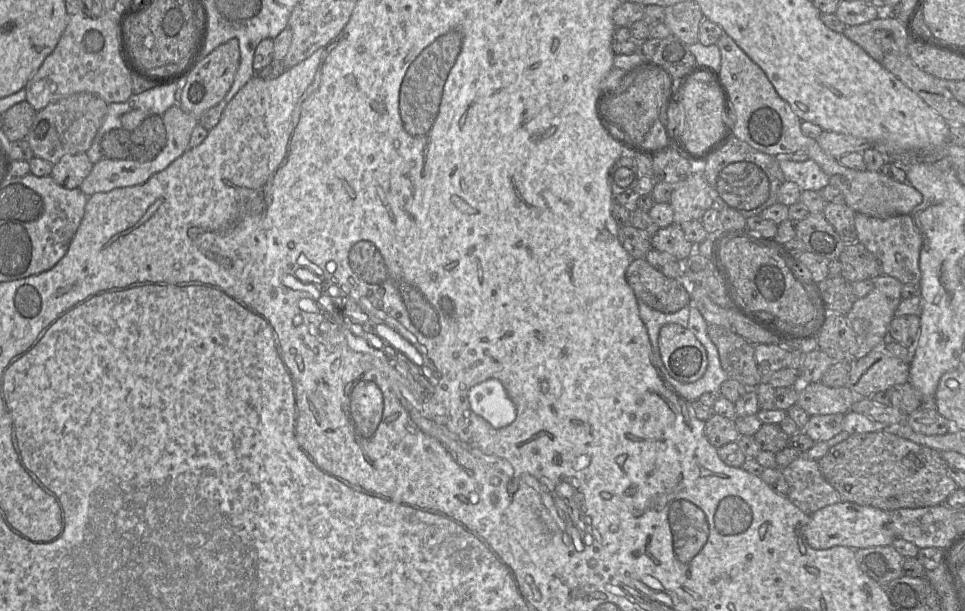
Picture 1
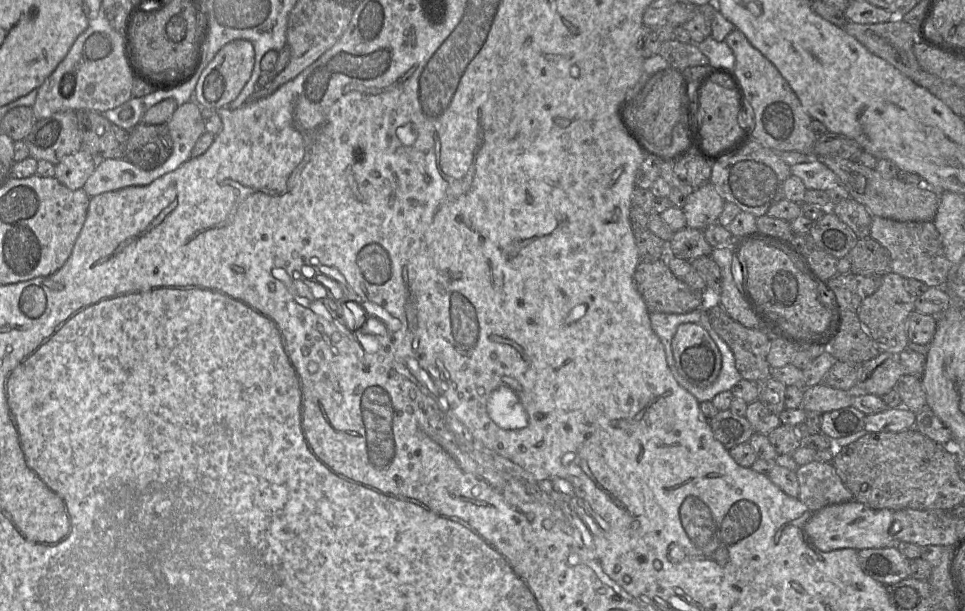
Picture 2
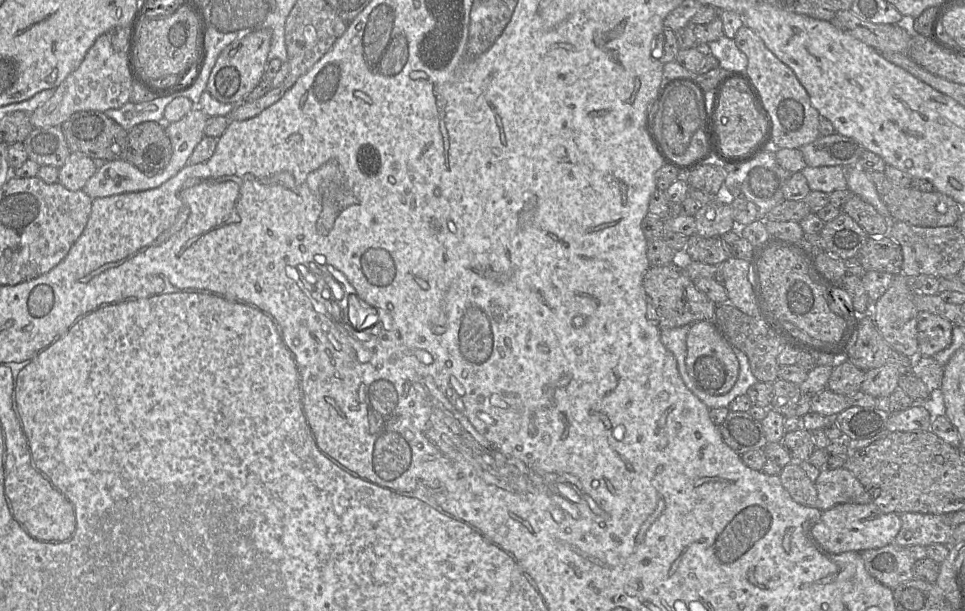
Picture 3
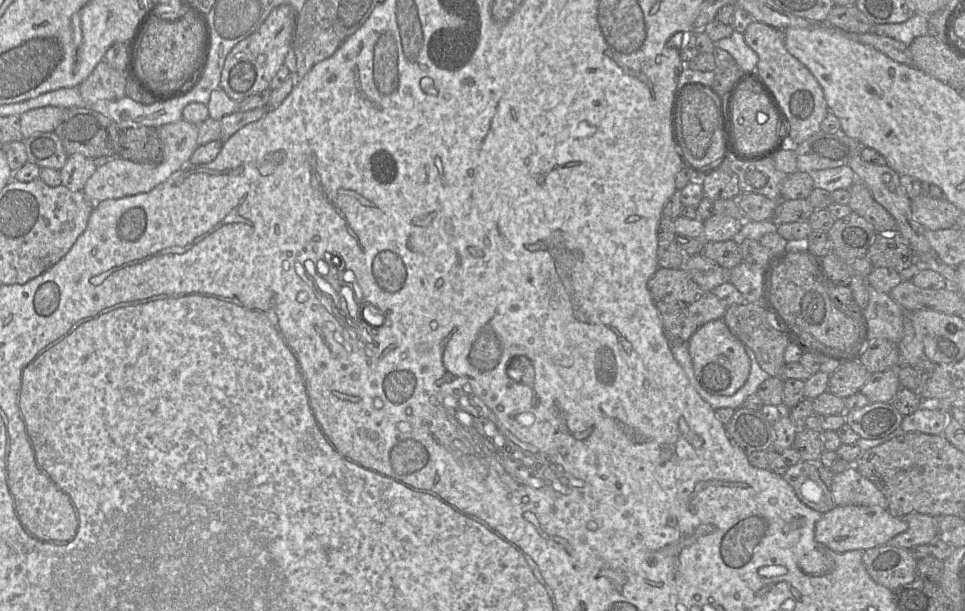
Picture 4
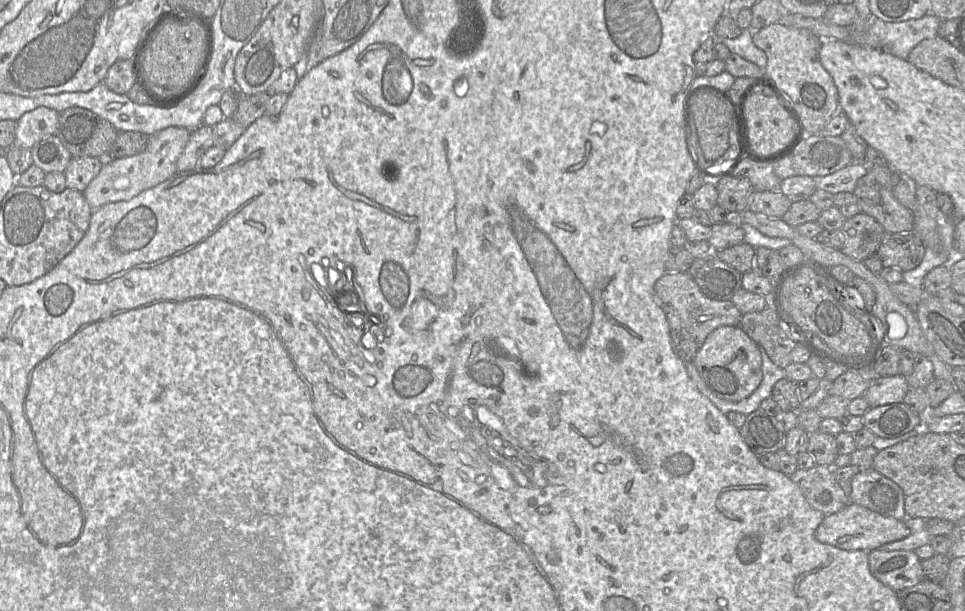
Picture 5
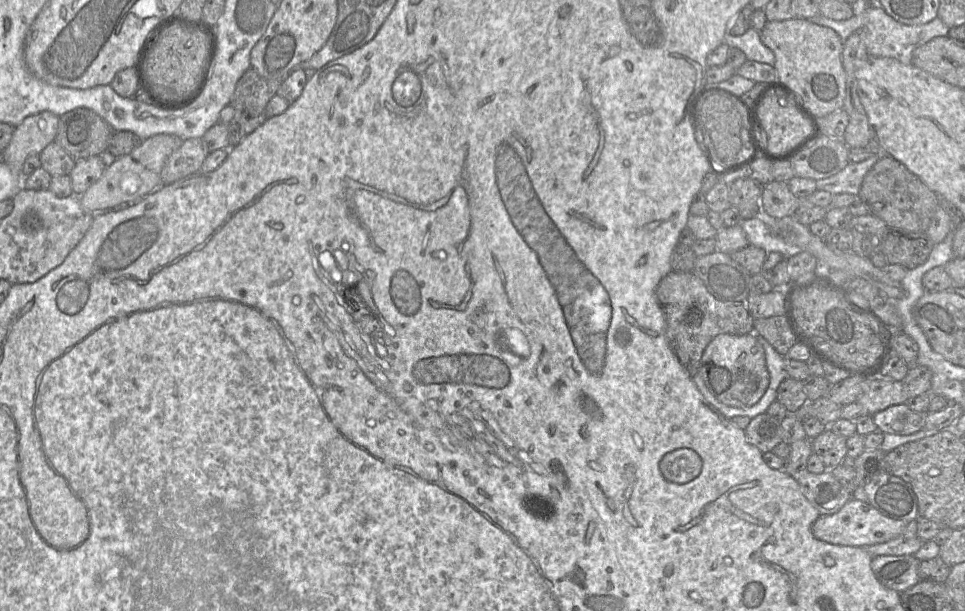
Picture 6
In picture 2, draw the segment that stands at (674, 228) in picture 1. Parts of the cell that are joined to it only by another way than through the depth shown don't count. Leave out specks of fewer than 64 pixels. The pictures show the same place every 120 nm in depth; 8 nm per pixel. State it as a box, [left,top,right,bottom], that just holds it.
[667,226,713,261]

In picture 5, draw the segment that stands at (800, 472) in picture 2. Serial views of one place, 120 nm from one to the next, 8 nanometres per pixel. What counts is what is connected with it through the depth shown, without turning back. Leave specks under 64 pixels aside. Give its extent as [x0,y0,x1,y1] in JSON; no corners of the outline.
[849,469,907,518]

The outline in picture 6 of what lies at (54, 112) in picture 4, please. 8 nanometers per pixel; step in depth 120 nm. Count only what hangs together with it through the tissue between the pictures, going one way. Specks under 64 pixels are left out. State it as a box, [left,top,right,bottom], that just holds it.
[4,111,59,183]

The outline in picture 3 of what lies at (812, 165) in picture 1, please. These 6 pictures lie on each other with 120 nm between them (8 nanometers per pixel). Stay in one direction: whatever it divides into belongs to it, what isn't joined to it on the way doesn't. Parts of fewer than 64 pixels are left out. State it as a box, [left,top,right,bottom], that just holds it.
[801,166,848,194]

